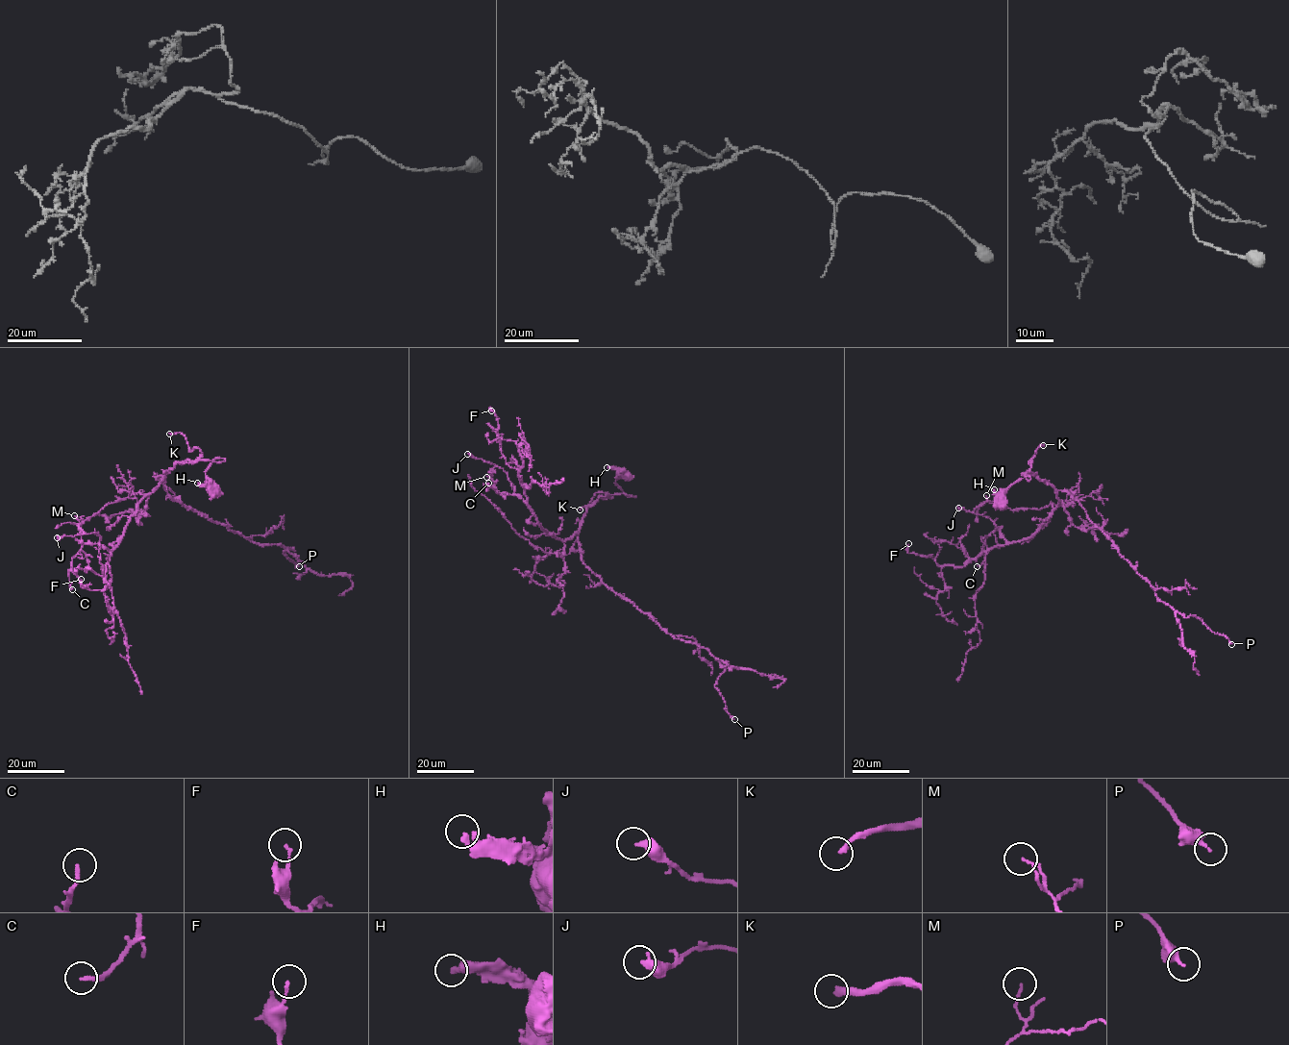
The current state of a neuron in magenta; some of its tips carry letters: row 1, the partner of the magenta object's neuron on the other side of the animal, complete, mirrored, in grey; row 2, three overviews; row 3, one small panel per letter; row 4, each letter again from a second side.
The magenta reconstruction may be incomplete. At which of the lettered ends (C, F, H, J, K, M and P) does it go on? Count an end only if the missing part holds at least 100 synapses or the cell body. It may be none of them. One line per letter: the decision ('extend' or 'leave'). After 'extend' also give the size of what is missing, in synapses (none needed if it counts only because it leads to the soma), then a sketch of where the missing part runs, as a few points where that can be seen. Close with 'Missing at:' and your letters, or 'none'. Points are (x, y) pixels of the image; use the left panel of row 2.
C: leave
F: leave
H: leave
J: leave
K: extend; 200 synapses; course (169, 434), (147, 444), (148, 451), (155, 458), (151, 476), (140, 479), (146, 479)
M: leave
P: leave
Missing at: K

